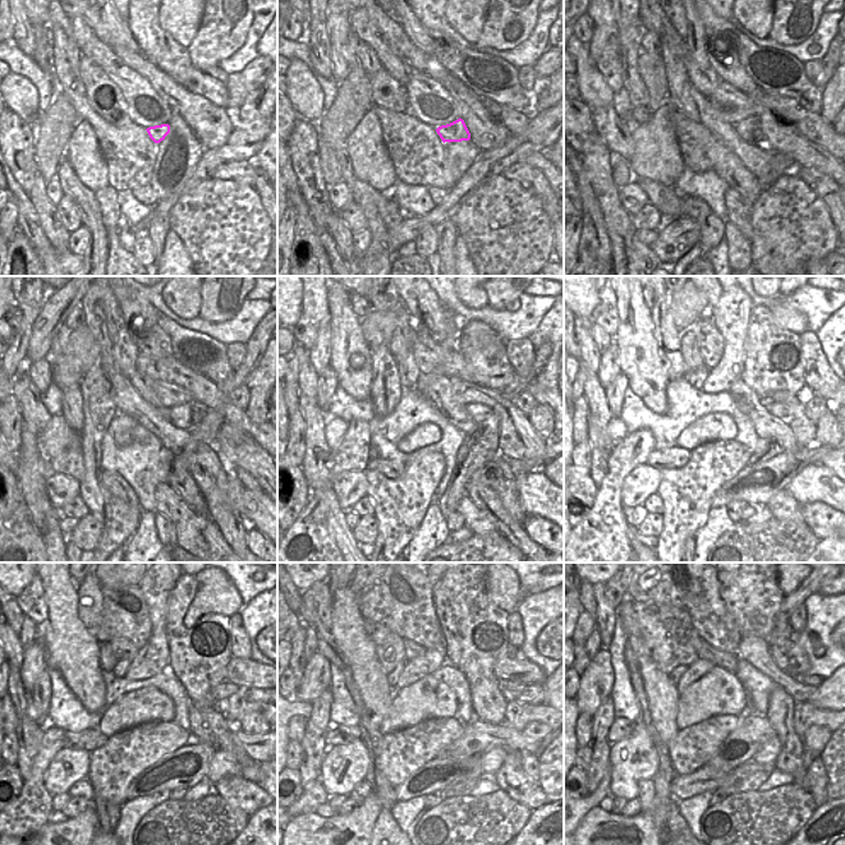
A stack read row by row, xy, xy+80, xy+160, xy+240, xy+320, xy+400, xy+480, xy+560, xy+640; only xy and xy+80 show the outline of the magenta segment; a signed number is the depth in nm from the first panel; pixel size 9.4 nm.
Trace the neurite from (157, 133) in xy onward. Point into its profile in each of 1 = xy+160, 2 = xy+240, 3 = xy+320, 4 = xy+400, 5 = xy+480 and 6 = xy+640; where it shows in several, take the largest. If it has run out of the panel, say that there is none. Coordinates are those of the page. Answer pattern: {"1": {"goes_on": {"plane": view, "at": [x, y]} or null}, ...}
{"1": {"goes_on": {"plane": "xy+160", "at": [749, 129]}}, "2": {"goes_on": {"plane": "xy+240", "at": [184, 416]}}, "3": {"goes_on": {"plane": "xy+320", "at": [478, 412]}}, "4": {"goes_on": {"plane": "xy+400", "at": [780, 410]}}, "5": {"goes_on": {"plane": "xy+480", "at": [225, 689]}}, "6": {"goes_on": {"plane": "xy+640", "at": [807, 680]}}}

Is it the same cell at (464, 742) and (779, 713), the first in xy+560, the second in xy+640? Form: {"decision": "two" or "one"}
{"decision": "two"}

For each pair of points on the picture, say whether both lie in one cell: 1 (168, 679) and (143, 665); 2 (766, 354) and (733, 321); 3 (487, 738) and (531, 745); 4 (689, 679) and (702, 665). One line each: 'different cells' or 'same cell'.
1: different cells
2: different cells
3: same cell
4: same cell

